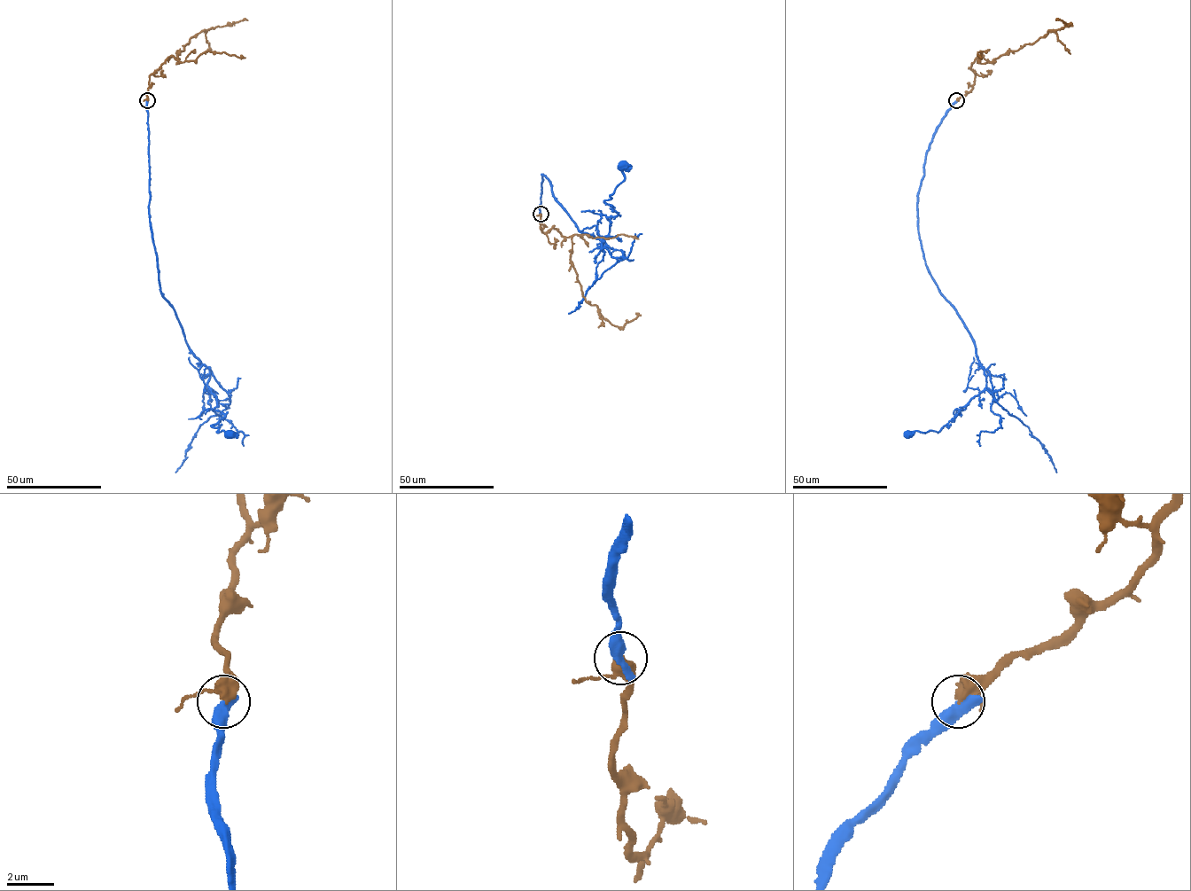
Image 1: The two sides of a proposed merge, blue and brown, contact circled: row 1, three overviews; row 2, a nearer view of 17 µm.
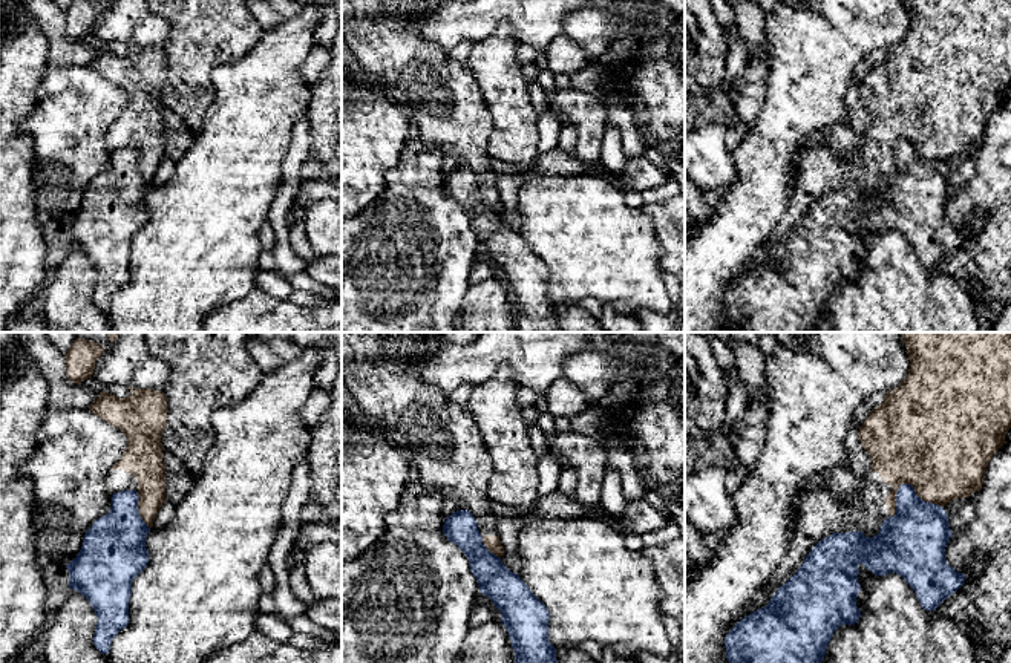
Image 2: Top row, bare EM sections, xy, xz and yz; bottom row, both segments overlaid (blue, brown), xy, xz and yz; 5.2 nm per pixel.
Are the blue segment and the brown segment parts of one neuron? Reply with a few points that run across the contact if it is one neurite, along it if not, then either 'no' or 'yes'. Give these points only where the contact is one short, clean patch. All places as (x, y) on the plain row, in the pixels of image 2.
no

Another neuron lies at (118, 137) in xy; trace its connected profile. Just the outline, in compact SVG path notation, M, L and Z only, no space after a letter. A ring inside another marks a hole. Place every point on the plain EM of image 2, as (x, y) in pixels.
M129 46L130 52L126 55L100 49L89 67L119 86L129 96L106 136L107 149L113 152L135 147L139 153L139 173L152 185L158 167L167 158L161 101L167 83L167 54L162 47Z

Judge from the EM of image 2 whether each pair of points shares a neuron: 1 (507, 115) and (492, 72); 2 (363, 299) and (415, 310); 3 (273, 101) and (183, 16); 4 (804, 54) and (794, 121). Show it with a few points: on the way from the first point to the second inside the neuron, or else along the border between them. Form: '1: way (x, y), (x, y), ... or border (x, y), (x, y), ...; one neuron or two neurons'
1: way (507, 104), (506, 88), (501, 83); one neuron
2: way (376, 310), (403, 310); one neuron
3: border (259, 39), (239, 58), (213, 71), (215, 94); two neurons
4: way (803, 71), (800, 74), (800, 101), (797, 104); one neuron

